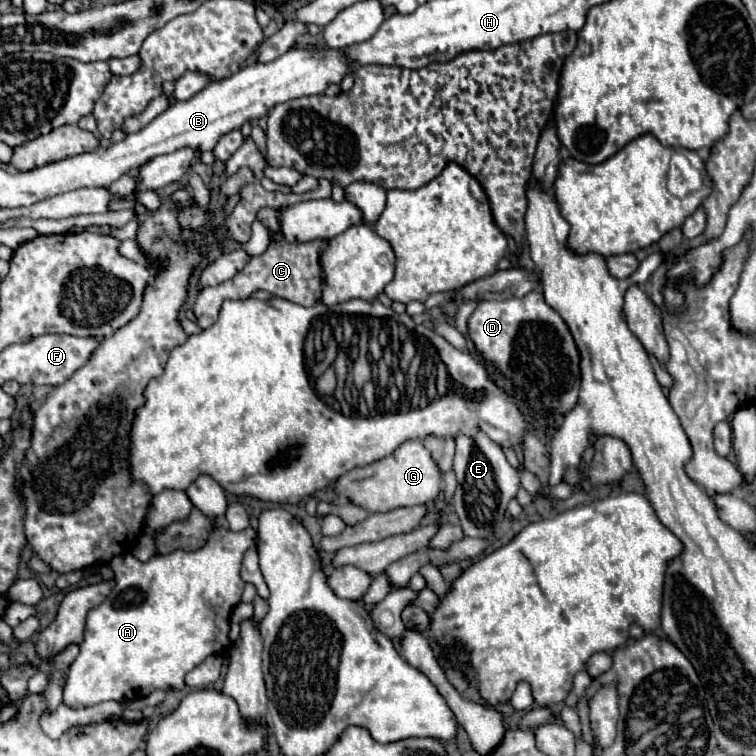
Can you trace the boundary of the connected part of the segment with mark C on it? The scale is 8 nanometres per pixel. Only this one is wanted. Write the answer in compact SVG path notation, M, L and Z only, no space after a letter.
M276 238L262 256L254 256L248 262L248 266L244 266L244 270L240 274L236 274L232 280L222 282L214 288L204 288L198 294L194 308L192 308L194 316L196 316L196 324L200 328L210 328L216 322L220 304L224 300L244 300L256 290L266 290L274 296L286 298L286 300L302 304L302 306L314 306L322 296L322 290L320 290L322 270L320 270L318 256L320 256L320 250L324 244L326 244L326 240L316 240L316 242L306 242L306 244L288 244L280 238Z

